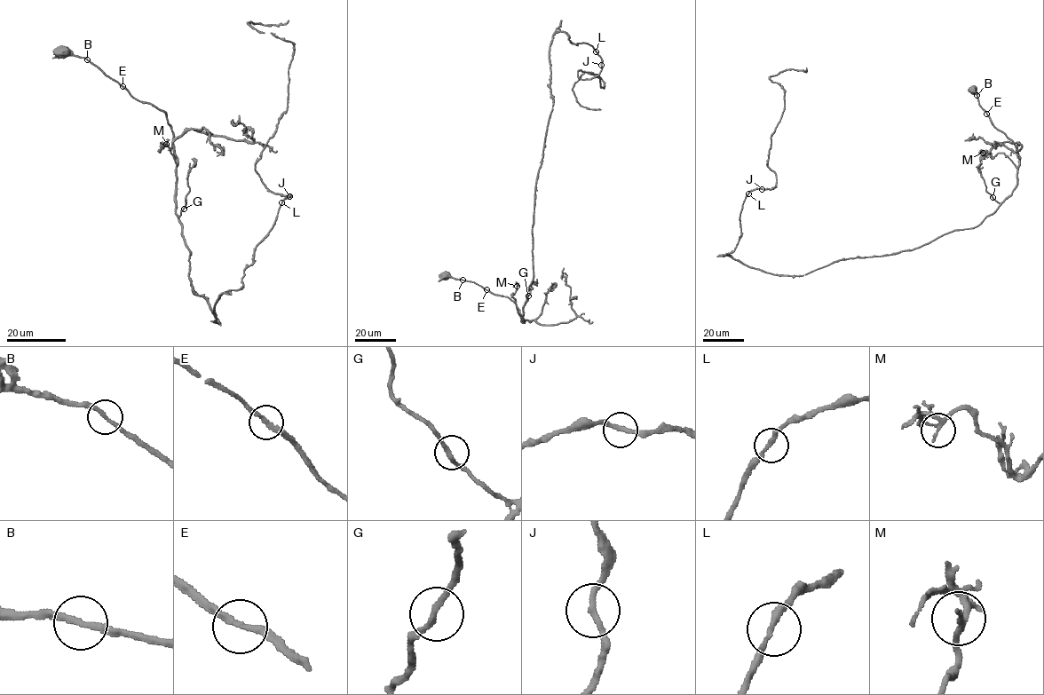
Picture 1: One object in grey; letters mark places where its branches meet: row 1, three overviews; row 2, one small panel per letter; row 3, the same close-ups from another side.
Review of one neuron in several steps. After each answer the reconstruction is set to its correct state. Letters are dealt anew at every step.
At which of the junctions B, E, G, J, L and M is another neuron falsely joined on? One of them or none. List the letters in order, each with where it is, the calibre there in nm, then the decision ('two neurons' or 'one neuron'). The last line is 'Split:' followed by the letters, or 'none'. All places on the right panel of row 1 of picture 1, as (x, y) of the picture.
B: (976, 95) | 200 nm | one neuron
E: (986, 114) | 220 nm | one neuron
G: (992, 197) | 220 nm | one neuron
J: (762, 189) | 200 nm | one neuron
L: (748, 193) | 200 nm | one neuron
M: (983, 153) | 200 nm | one neuron
Split: none

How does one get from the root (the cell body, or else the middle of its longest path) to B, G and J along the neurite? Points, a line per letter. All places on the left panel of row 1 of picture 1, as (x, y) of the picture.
B: (64, 51), (87, 59)
G: (64, 51), (86, 58), (133, 97), (166, 114), (177, 161), (178, 217), (184, 209)
J: (64, 51), (166, 114), (190, 282), (217, 323), (216, 302), (242, 287), (255, 247), (289, 196)

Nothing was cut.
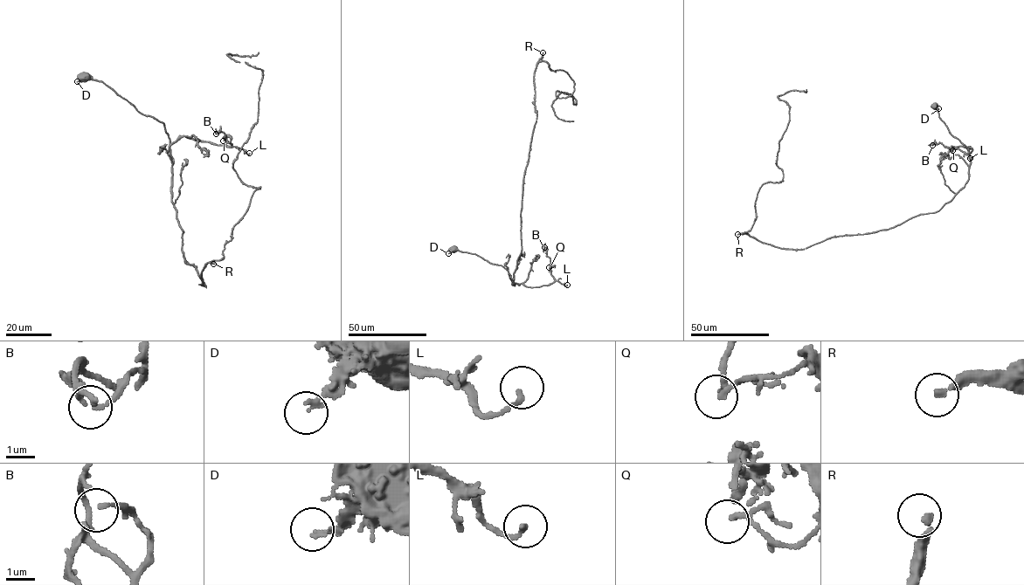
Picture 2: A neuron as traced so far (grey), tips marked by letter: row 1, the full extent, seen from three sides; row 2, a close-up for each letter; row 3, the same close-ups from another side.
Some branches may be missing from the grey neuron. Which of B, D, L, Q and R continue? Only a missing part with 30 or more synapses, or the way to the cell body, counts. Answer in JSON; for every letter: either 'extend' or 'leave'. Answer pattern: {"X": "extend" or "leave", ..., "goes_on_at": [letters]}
{"B": "leave", "D": "leave", "L": "leave", "Q": "leave", "R": "extend", "goes_on_at": ["R"]}

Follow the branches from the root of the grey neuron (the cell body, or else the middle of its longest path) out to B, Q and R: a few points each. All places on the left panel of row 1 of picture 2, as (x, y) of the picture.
B: (85, 76), (102, 81), (139, 112), (161, 121), (170, 143), (185, 135), (231, 146), (223, 132), (216, 134)
Q: (85, 76), (161, 121), (170, 143), (185, 135), (231, 146), (228, 136), (229, 142), (223, 141)
R: (85, 76), (163, 124), (185, 262), (204, 285), (202, 271), (213, 264)

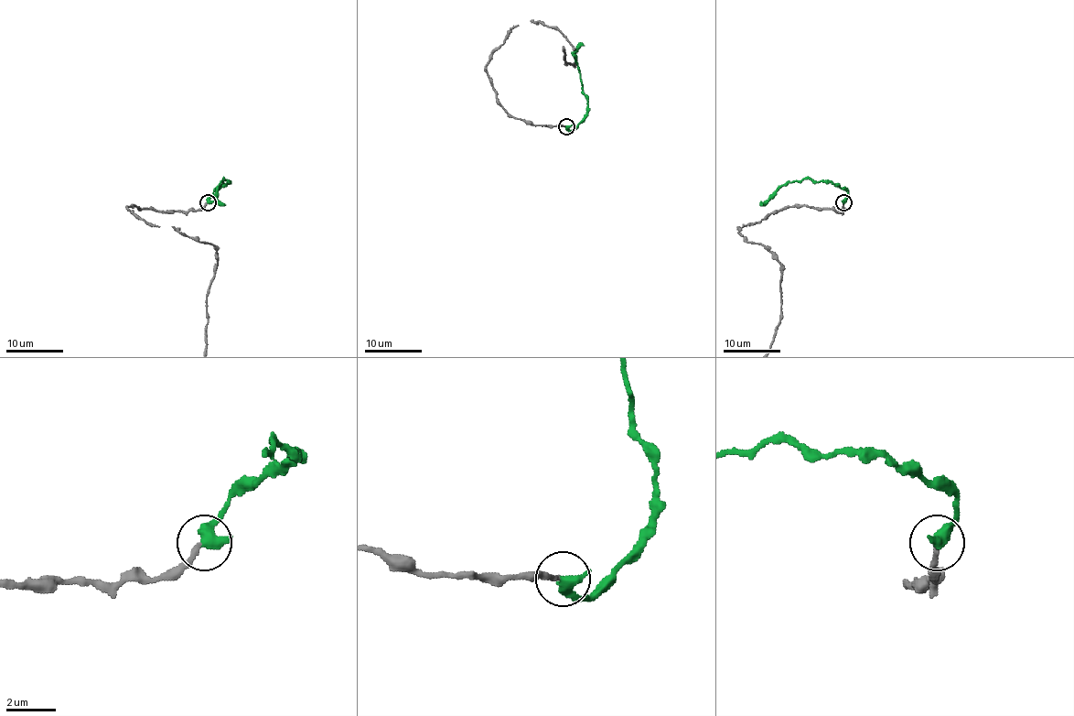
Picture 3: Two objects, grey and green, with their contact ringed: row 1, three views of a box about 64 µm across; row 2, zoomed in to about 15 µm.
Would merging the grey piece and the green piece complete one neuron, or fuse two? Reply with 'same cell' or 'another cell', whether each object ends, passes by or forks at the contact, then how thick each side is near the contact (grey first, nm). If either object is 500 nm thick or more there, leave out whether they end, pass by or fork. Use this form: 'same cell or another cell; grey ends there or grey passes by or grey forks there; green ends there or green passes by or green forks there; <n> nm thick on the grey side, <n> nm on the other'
same cell; 200 nm thick on the grey side, 550 nm on the other

